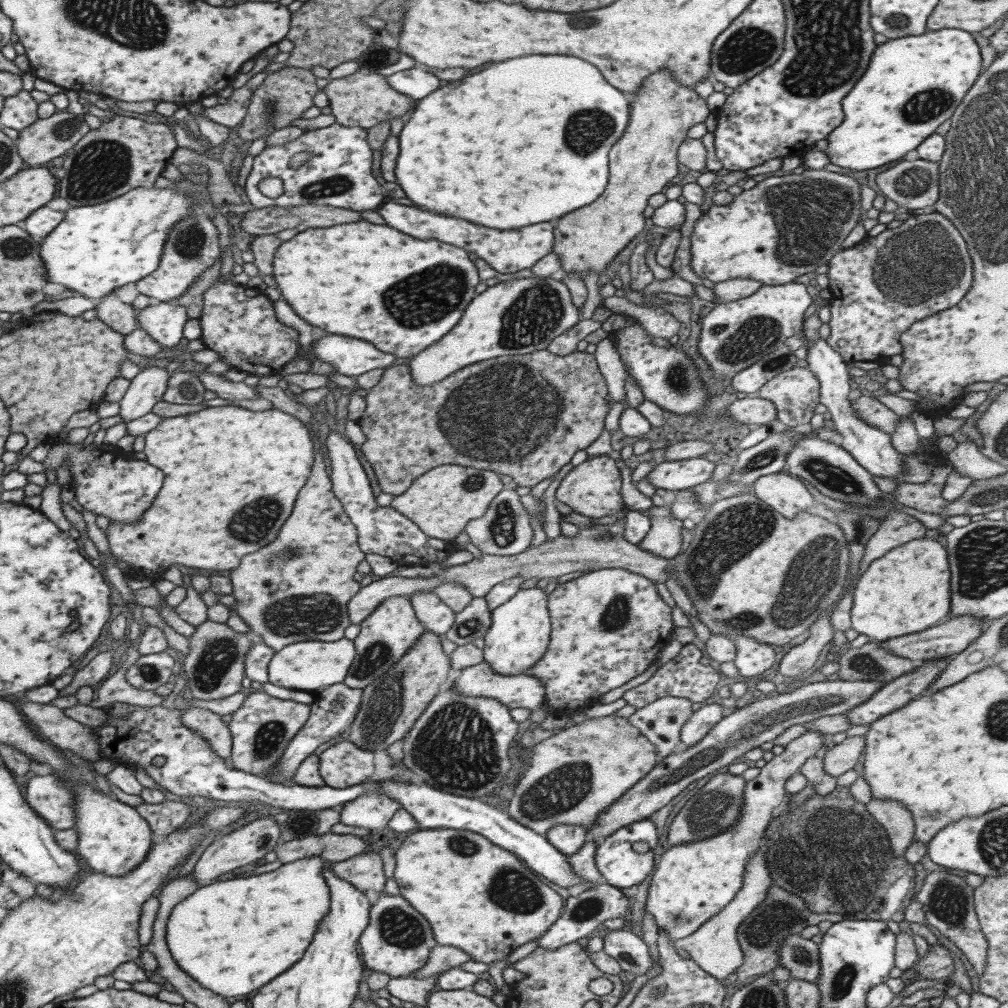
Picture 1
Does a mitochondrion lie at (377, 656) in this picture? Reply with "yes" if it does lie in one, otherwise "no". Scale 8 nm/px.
yes

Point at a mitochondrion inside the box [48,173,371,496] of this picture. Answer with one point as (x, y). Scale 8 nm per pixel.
(188, 240)

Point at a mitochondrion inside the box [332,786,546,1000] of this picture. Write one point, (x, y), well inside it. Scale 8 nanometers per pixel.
(400, 929)

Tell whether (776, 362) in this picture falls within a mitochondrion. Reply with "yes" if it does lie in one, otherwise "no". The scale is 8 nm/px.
yes

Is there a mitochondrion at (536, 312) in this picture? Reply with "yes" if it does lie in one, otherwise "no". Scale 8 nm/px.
yes

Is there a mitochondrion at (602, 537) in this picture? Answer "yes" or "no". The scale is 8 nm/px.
yes

